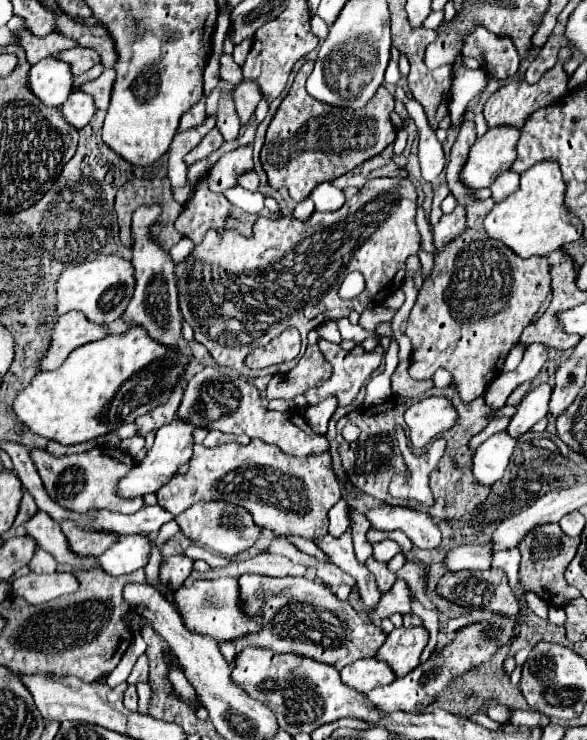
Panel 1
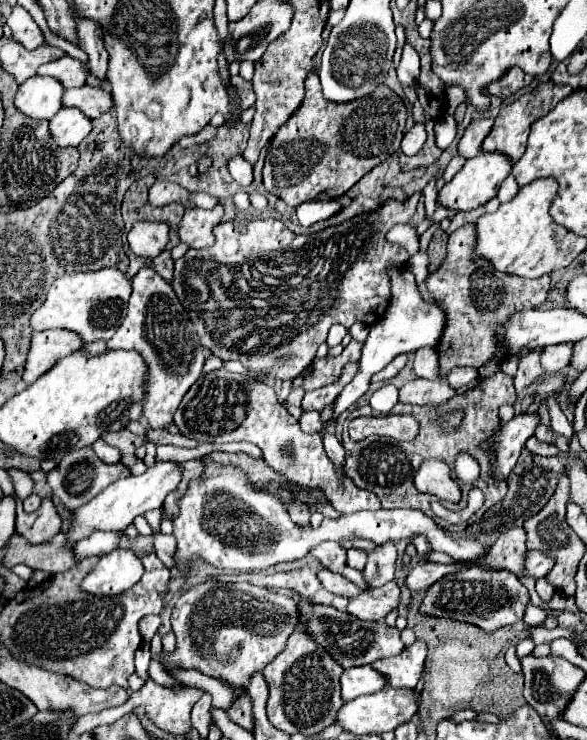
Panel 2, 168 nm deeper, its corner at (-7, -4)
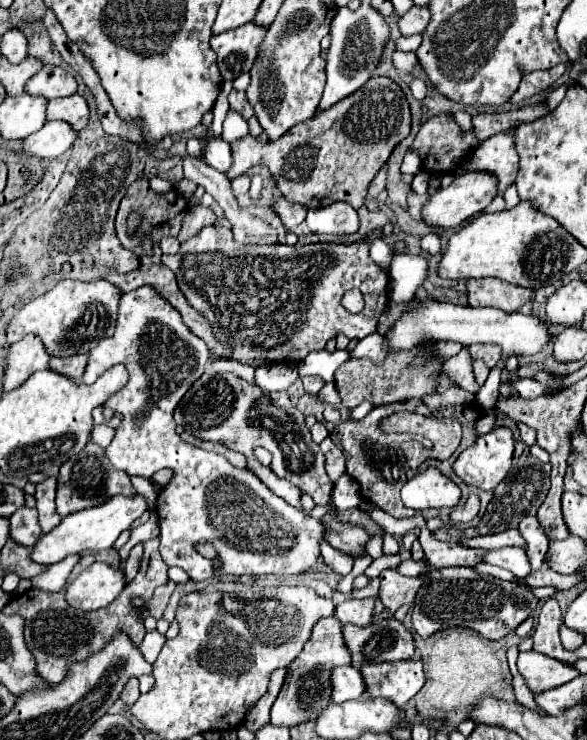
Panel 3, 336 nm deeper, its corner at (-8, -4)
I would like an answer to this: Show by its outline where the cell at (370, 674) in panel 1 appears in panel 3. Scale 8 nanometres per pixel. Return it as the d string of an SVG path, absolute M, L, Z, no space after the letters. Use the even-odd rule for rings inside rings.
M338 666L330 674L332 684L332 702L358 700L364 696L366 688L362 682L362 674L354 666Z

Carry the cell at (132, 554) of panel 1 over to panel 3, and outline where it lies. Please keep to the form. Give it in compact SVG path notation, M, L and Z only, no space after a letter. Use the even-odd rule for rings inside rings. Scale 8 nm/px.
M94 562L66 588L66 602L82 612L106 608L124 590L124 574L104 562Z

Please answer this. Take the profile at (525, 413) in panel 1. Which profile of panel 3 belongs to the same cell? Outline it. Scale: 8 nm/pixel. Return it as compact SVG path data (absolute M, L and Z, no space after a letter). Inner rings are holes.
M496 428L478 438L454 462L456 476L480 490L494 490L510 472L514 438L508 428Z

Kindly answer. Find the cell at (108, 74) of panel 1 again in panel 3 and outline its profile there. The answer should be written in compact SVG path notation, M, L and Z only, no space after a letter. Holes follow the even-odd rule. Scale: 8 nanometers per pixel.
M78 94L66 98L54 98L46 104L46 120L68 122L78 132L88 124L88 104Z

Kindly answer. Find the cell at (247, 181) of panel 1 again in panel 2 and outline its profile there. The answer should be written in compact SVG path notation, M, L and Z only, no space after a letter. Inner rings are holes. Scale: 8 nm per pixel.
M241 156L229 160L227 166L229 166L229 172L237 184L241 184L243 188L253 184L253 166L249 162L245 162Z

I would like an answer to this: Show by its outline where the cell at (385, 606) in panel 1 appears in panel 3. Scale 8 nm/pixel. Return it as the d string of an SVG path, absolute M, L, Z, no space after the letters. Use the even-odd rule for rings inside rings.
M346 598L334 610L334 616L342 624L356 624L356 626L368 626L372 614L374 614L374 598L364 598L364 600Z

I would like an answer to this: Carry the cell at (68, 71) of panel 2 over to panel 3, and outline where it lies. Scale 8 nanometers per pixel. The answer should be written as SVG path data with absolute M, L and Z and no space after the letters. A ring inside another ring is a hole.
M42 66L26 84L24 88L30 96L42 96L46 100L52 98L64 98L76 94L76 80L58 66Z

